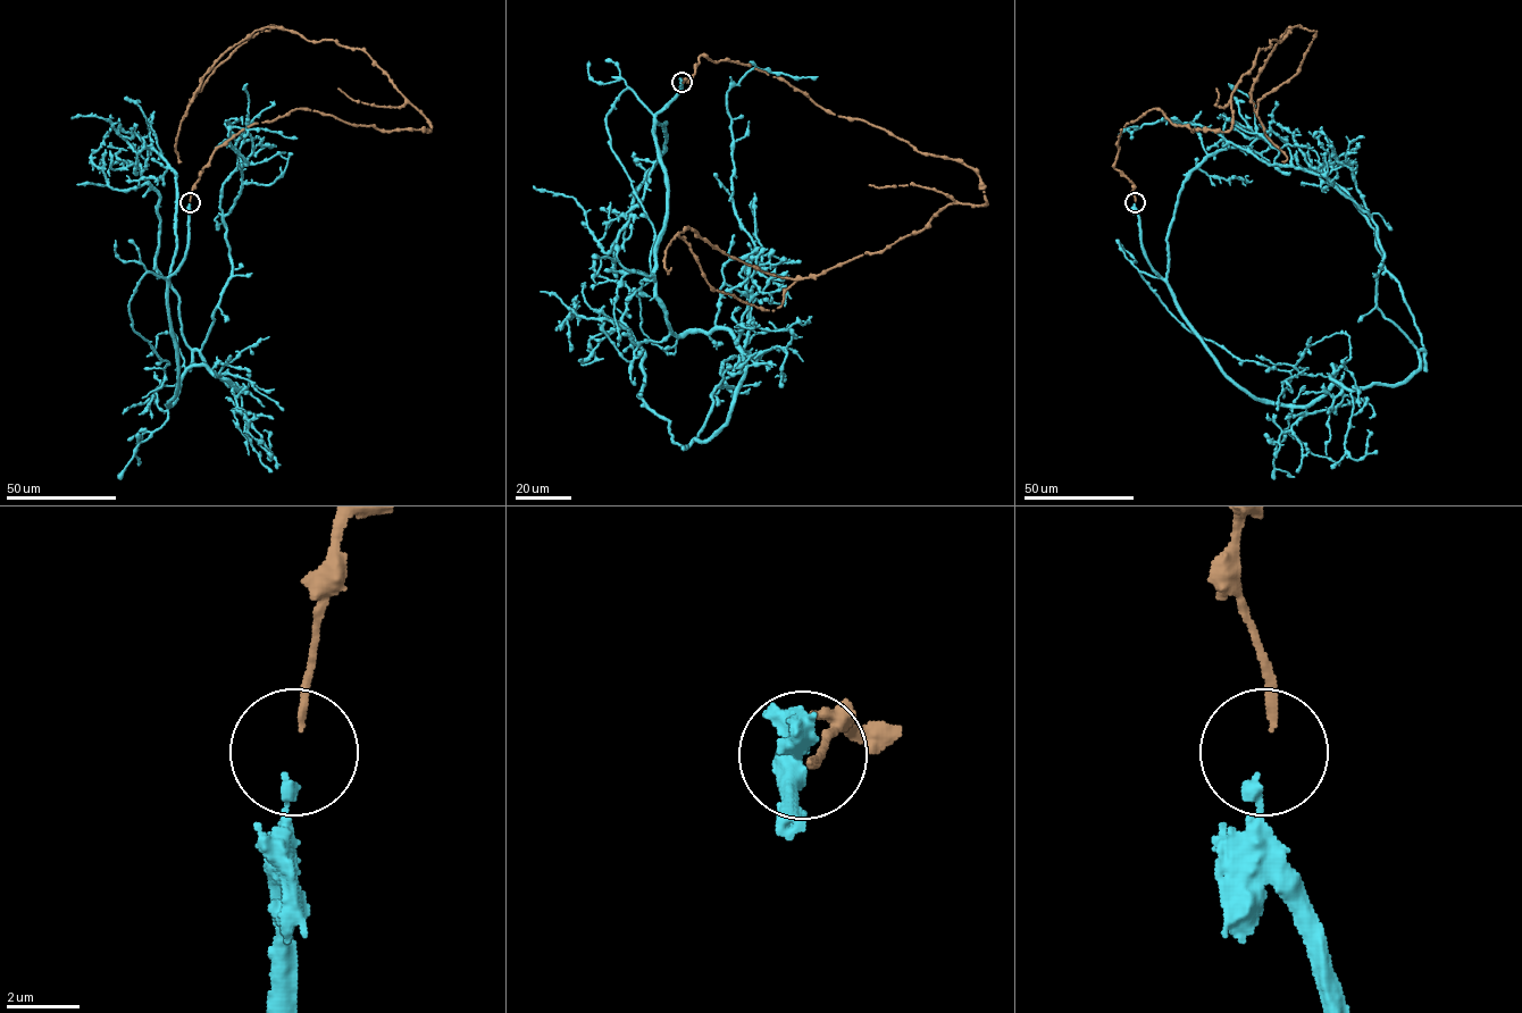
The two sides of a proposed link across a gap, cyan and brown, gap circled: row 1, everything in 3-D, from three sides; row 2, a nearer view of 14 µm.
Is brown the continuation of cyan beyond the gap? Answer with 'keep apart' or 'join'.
keep apart

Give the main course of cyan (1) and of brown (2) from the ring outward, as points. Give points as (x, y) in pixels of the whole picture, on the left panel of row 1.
1: (189, 203), (167, 405), (193, 366), (239, 387), (200, 352), (247, 162), (225, 123), (297, 137)
2: (190, 201), (218, 147), (298, 108), (431, 130), (365, 52), (266, 26), (216, 61), (186, 111), (262, 31)

